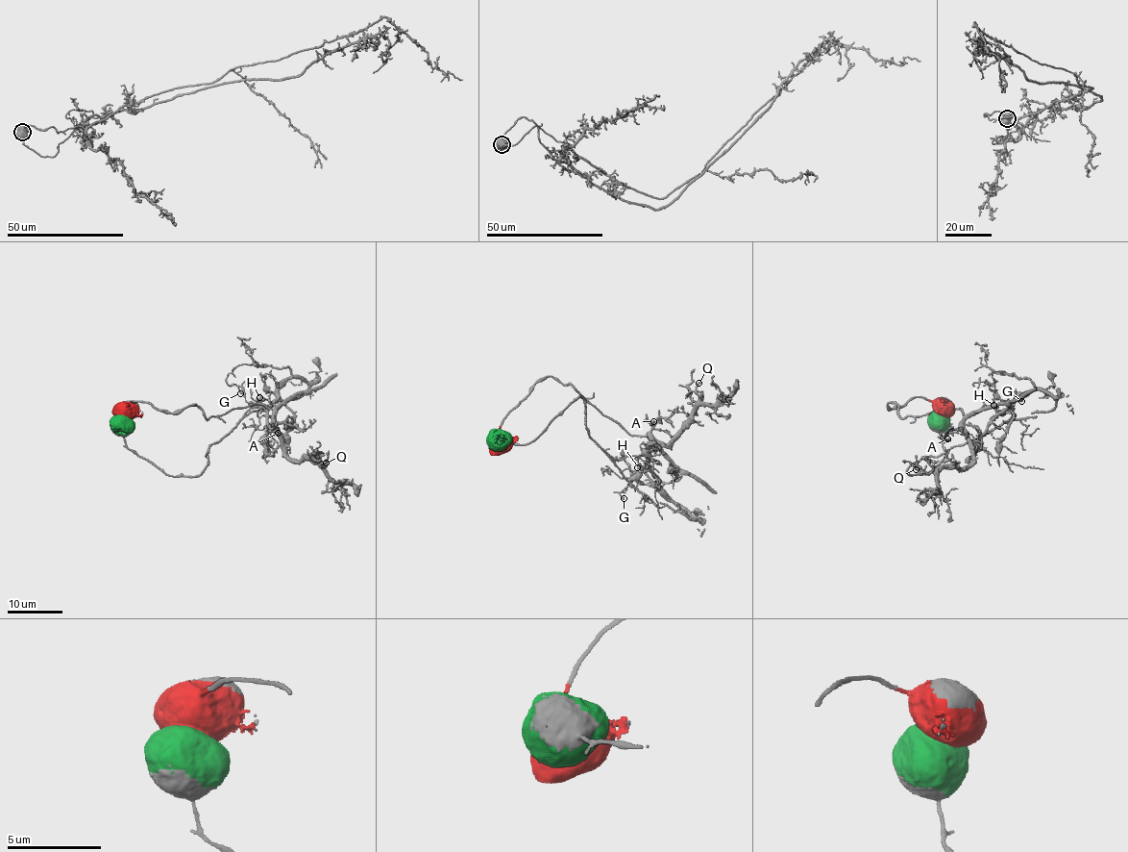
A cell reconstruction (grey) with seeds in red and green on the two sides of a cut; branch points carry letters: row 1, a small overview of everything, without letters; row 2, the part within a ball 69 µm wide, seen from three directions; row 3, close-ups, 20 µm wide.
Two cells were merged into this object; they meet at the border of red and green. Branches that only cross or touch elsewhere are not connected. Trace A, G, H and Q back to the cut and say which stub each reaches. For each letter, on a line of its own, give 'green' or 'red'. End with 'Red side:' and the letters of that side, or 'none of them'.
A: red
G: green
H: green
Q: red
Red side: A, Q

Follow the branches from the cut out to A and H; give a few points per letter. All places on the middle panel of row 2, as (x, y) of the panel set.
A: (499, 441), (504, 416), (548, 376), (574, 388), (631, 435), (648, 436), (651, 426), (645, 420), (653, 421)
H: (499, 441), (503, 446), (530, 442), (579, 396), (588, 436), (636, 487), (649, 468), (637, 466)

